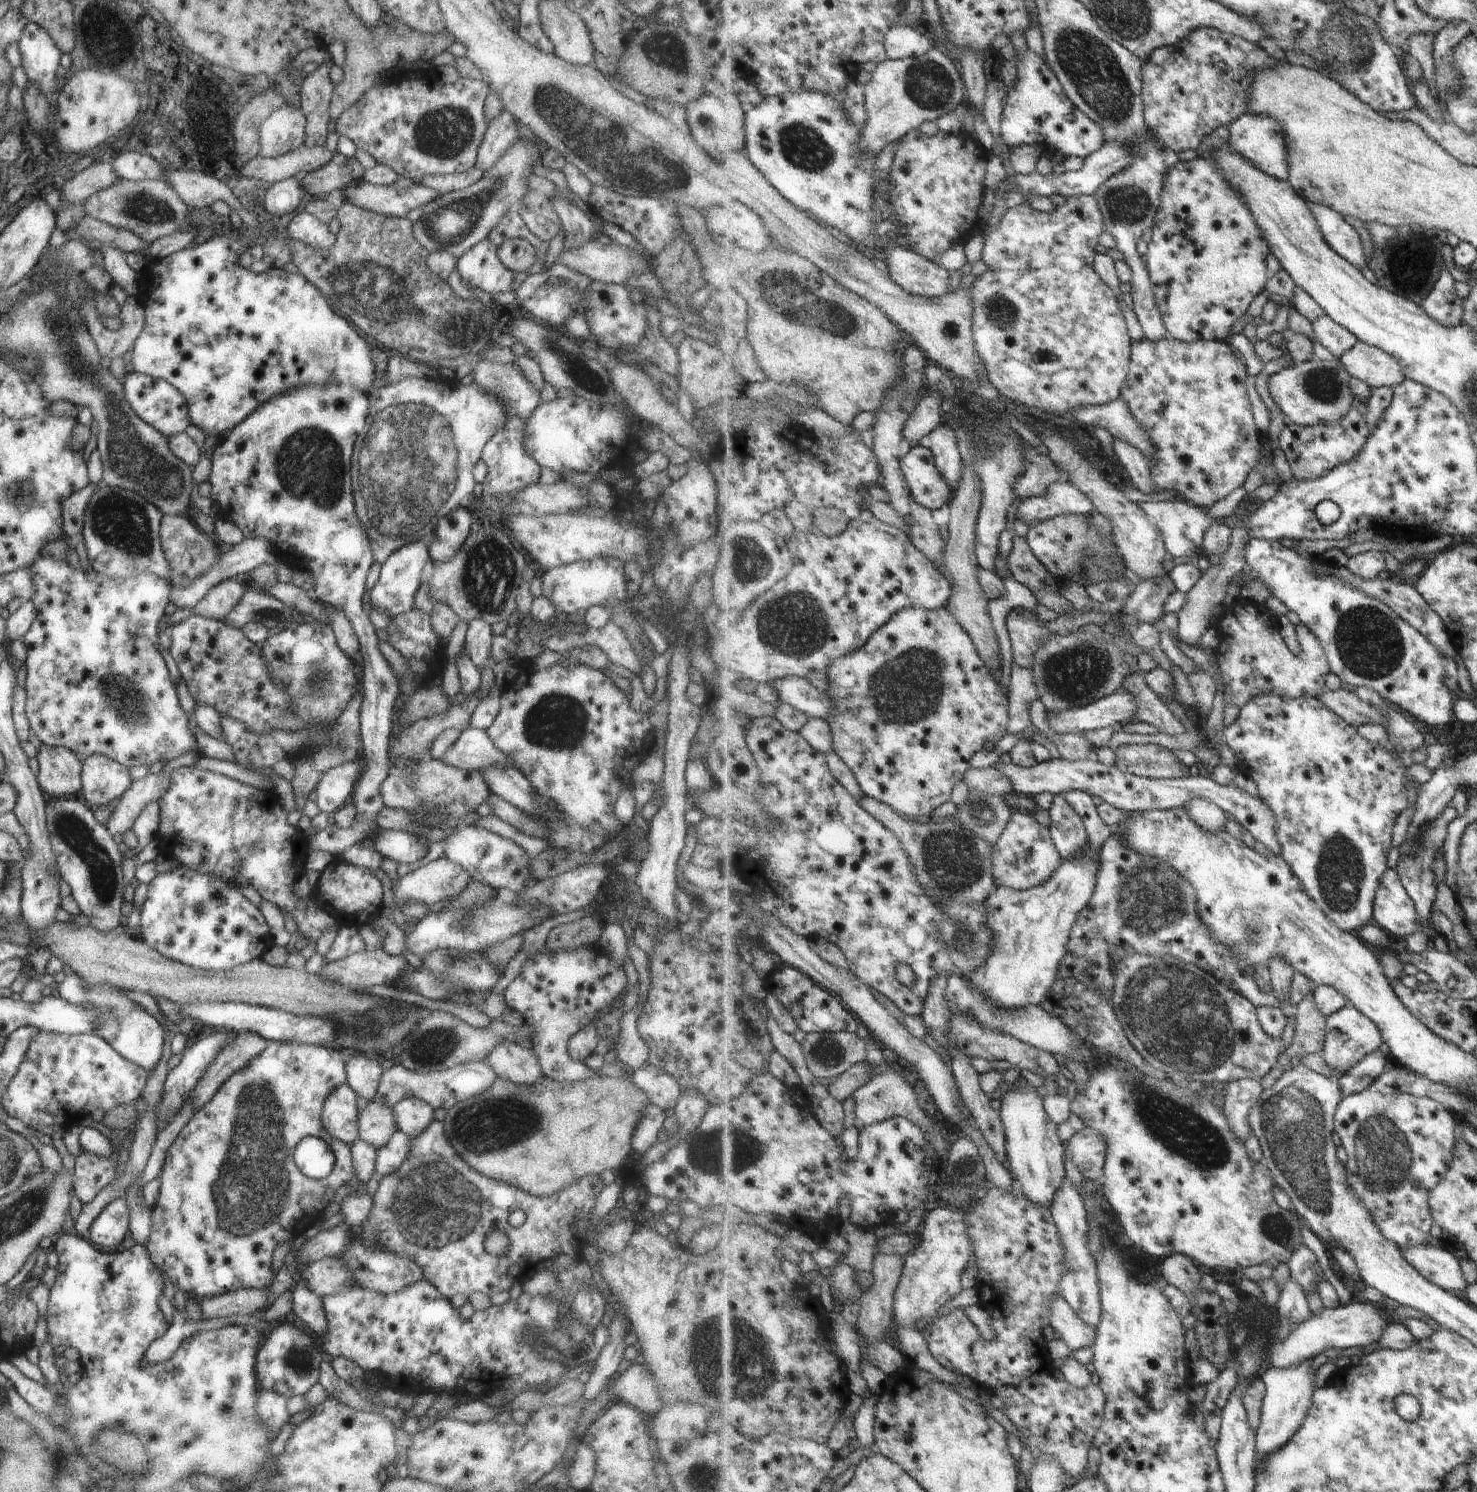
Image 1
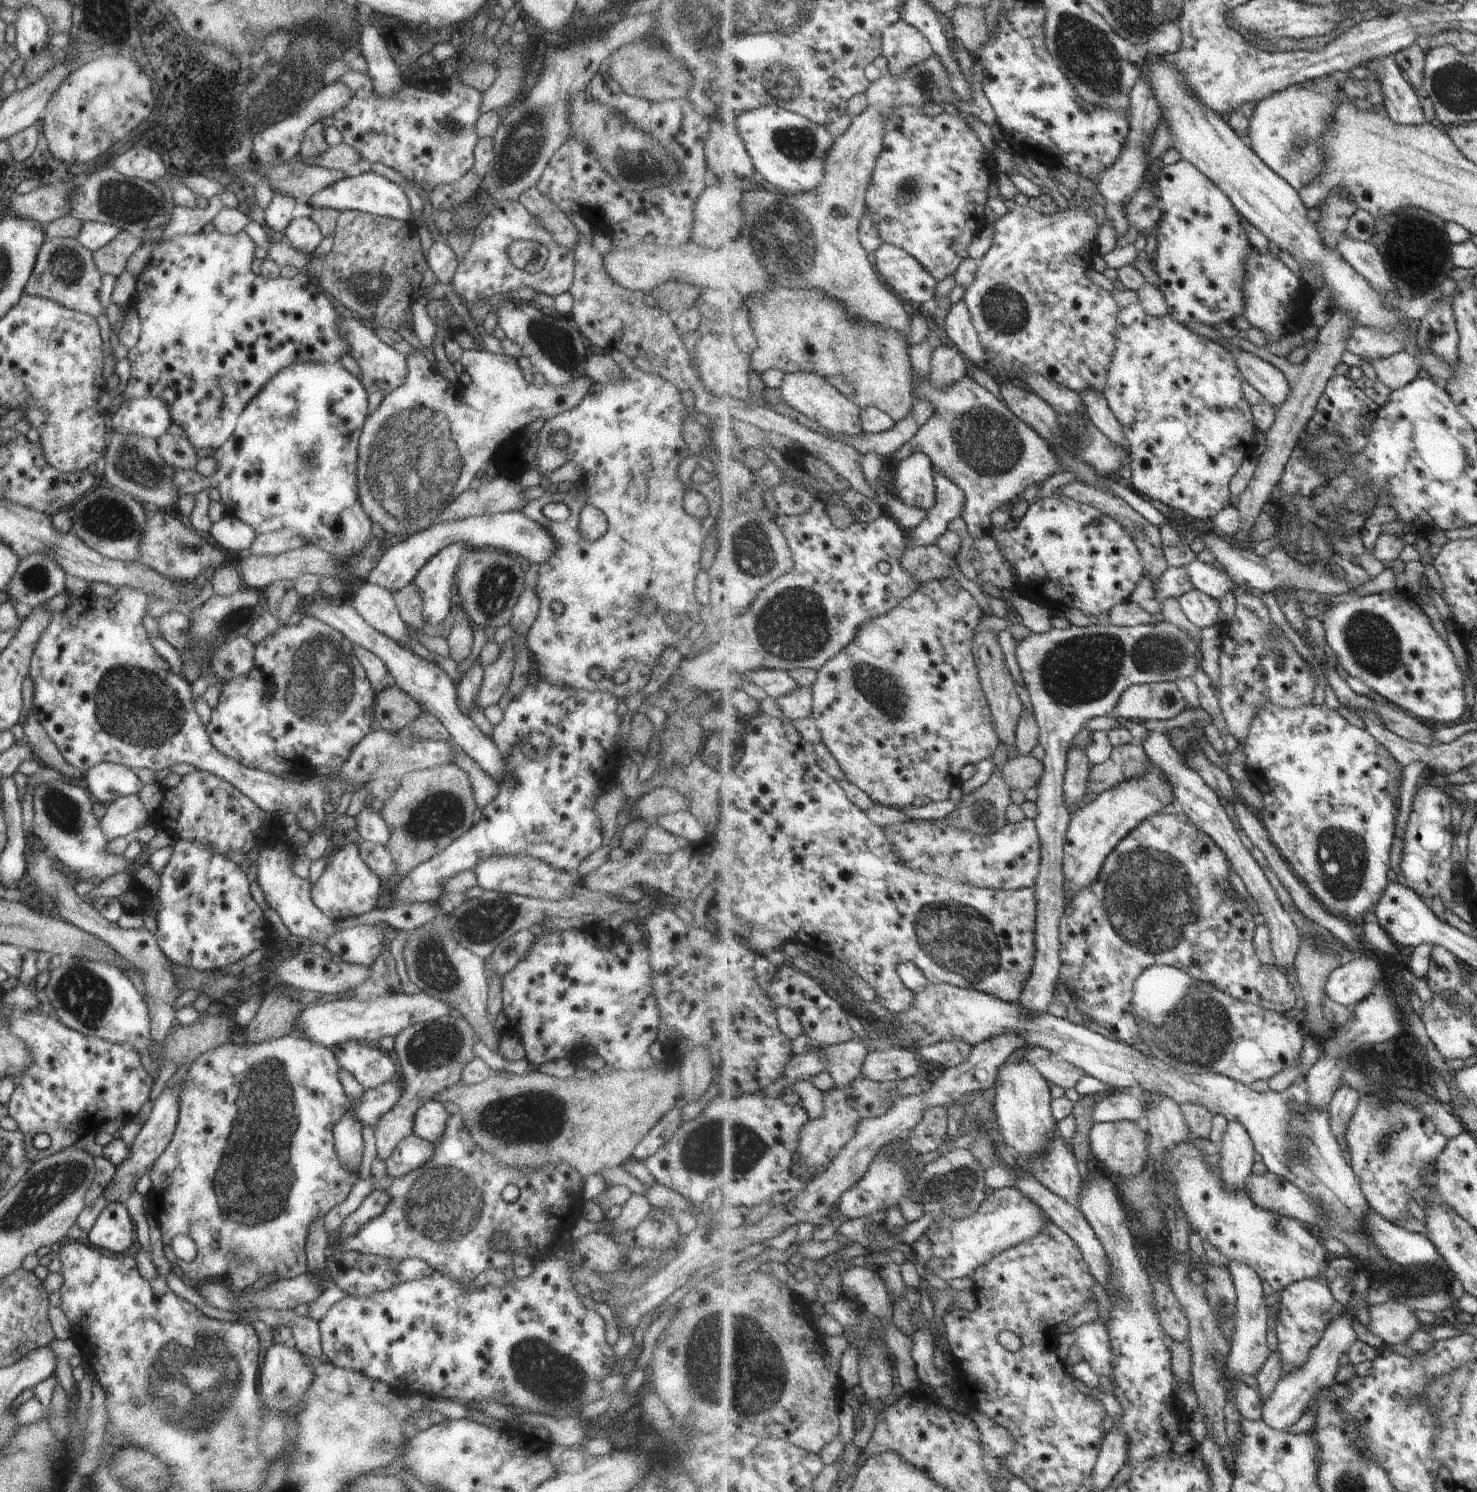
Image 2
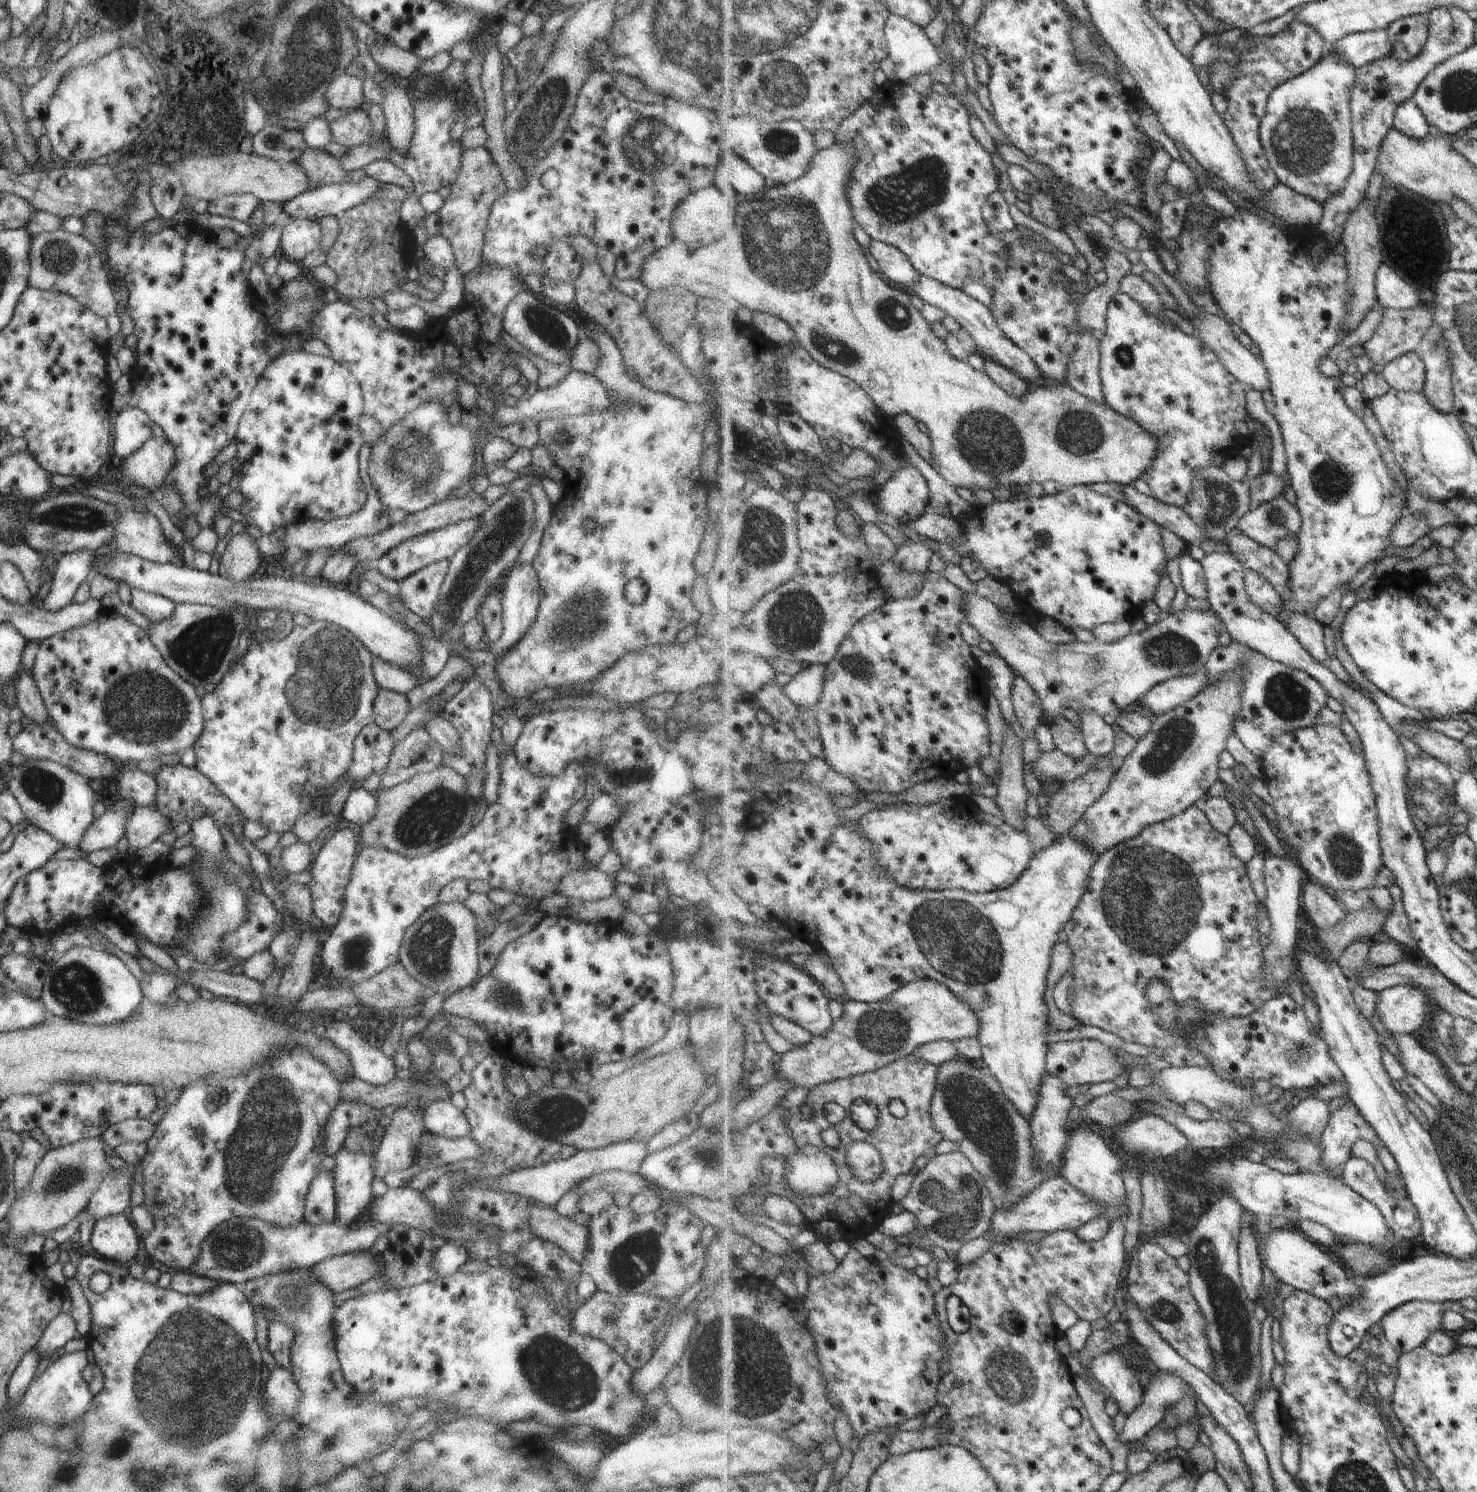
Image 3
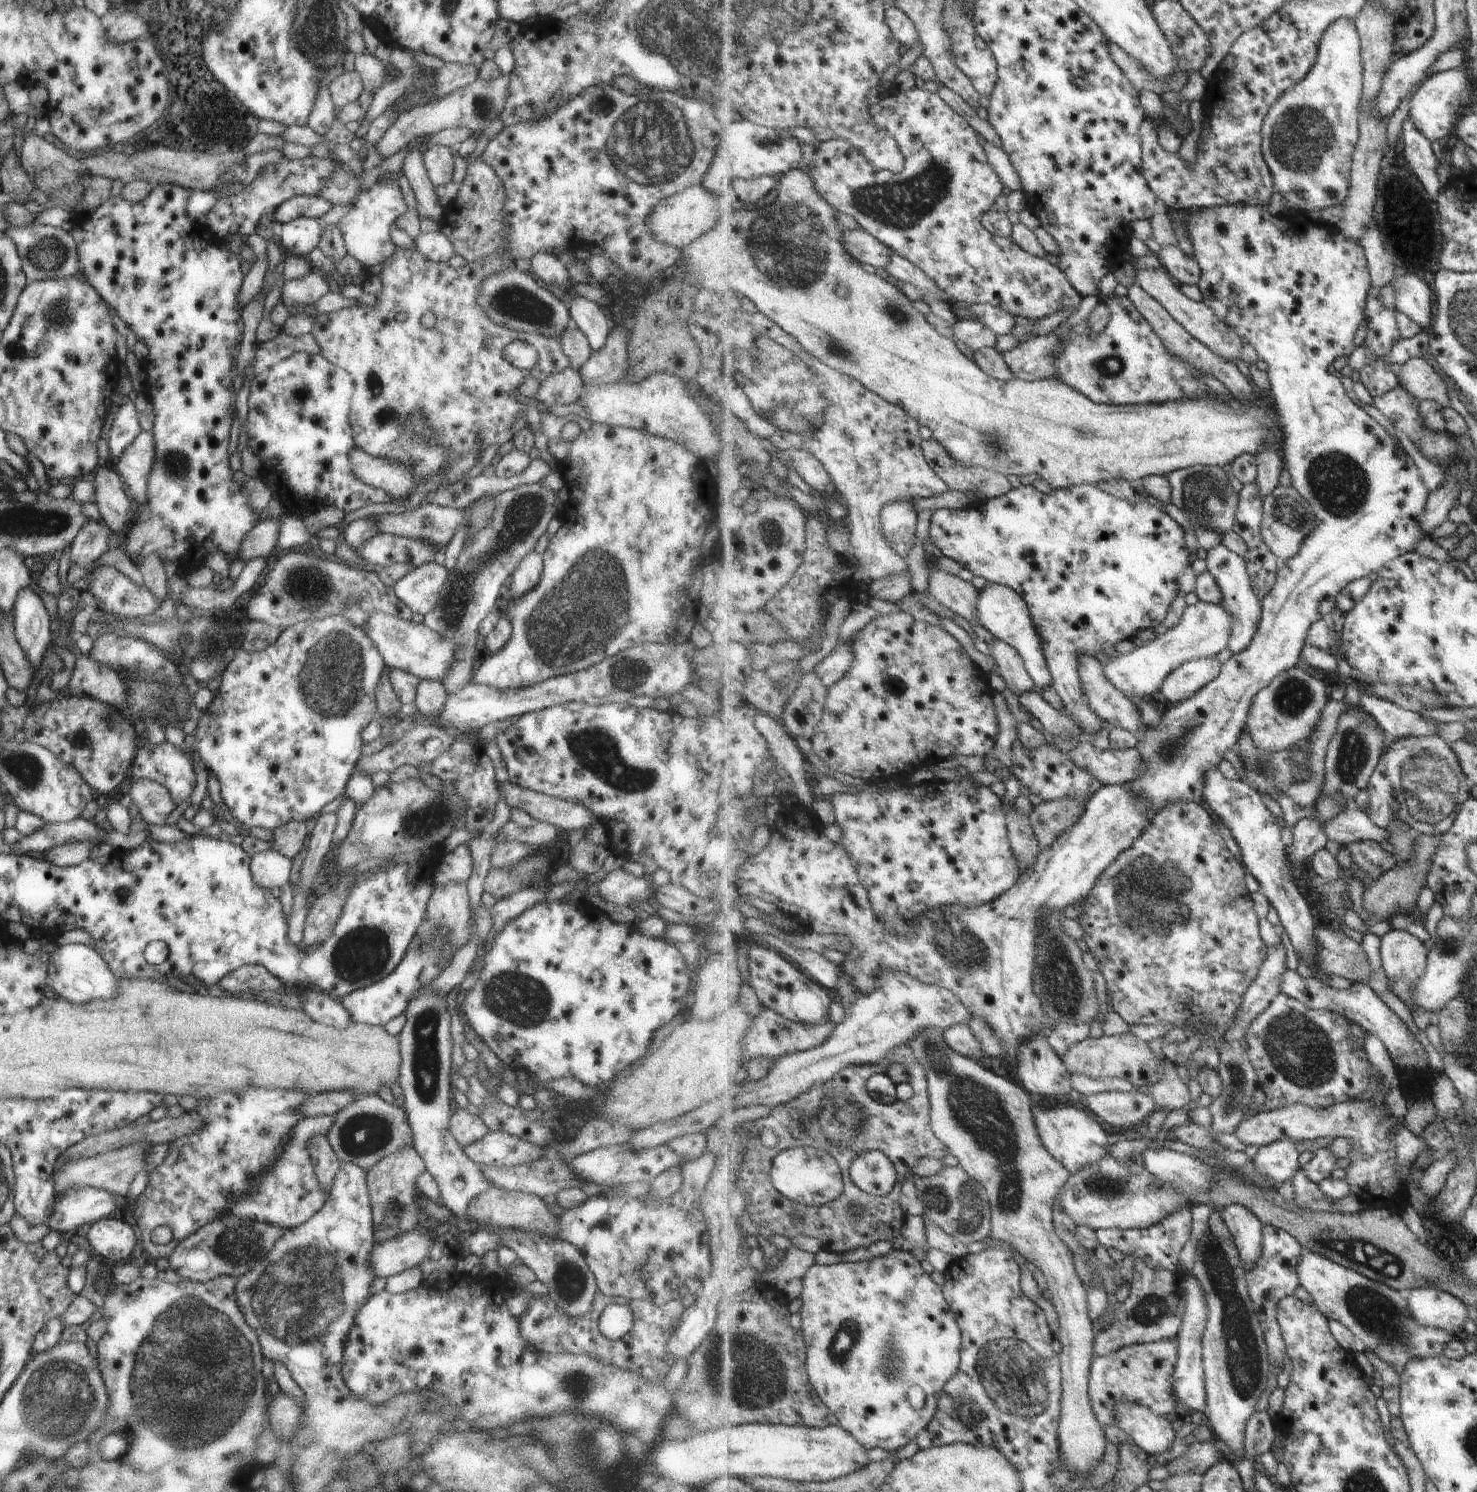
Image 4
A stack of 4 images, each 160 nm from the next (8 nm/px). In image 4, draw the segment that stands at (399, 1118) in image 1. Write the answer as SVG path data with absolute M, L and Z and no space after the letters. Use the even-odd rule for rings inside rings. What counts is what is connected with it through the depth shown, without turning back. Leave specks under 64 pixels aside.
M454 1104L451 1116L449 1116L448 1126L449 1132L451 1132L459 1147L469 1146L471 1142L479 1140L488 1132L485 1124L477 1118L477 1115L473 1115L468 1110Z

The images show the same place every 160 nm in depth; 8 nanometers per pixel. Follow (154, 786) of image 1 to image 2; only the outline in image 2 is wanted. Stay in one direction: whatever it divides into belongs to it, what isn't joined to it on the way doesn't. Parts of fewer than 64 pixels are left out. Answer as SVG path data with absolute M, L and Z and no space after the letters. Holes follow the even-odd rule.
M127 795L106 805L105 814L98 819L98 825L102 834L110 841L117 836L130 838L146 821L148 813L141 800L137 795Z

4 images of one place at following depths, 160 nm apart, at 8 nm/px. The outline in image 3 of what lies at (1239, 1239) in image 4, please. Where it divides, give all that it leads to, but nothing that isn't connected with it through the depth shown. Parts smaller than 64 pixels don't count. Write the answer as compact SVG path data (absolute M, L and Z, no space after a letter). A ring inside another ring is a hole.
M1245 1226L1239 1242L1239 1272L1241 1286L1253 1304L1259 1302L1263 1286L1263 1260L1257 1244L1259 1240L1253 1228Z

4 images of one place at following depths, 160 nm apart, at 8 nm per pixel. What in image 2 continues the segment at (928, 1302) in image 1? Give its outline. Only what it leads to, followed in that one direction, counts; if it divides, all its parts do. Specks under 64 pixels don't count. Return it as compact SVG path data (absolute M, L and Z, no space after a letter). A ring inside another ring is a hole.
M1006 1186L993 1190L992 1194L979 1202L976 1215L955 1220L944 1215L940 1228L929 1226L916 1242L912 1252L926 1271L932 1271L945 1282L951 1278L970 1277L979 1266L986 1265L1006 1250L1019 1246L1022 1242L1045 1232L1050 1224L1050 1216L1021 1189Z

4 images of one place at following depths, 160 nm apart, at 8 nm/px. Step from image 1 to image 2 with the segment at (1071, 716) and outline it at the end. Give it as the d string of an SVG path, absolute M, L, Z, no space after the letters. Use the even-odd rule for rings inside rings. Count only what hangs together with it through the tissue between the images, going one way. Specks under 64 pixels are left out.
M1175 683L1135 685L1121 697L1111 714L1127 720L1161 720L1179 716L1187 709L1187 702Z

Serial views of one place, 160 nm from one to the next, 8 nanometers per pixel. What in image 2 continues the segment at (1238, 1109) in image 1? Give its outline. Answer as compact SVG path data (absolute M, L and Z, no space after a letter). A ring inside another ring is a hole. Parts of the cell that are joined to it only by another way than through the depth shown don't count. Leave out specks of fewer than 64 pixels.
M1230 1121L1218 1146L1221 1152L1222 1186L1227 1191L1243 1191L1247 1188L1255 1162L1256 1148L1251 1135L1240 1122Z

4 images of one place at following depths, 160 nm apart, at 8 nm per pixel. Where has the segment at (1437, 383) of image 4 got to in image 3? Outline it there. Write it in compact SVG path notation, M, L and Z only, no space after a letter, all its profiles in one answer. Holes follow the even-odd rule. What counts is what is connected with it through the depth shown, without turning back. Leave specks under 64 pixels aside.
M1408 353L1384 366L1382 376L1399 391L1424 392L1427 370L1424 361L1416 353Z

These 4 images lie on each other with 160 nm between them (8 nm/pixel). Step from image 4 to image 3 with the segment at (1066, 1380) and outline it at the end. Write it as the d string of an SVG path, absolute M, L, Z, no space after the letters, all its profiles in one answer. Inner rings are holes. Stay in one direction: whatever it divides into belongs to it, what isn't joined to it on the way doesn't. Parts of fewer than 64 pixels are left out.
M958 1058L938 1066L939 1074L937 1089L933 1090L932 1114L933 1124L937 1132L943 1134L944 1140L957 1142L958 1151L963 1152L985 1178L987 1188L995 1200L996 1210L1011 1210L1017 1206L1025 1196L1029 1196L1035 1188L1039 1188L1051 1172L1043 1172L1037 1166L1037 1150L1033 1148L1031 1125L1027 1117L1023 1116L1013 1102L1005 1096L1001 1084L993 1074L978 1063Z

